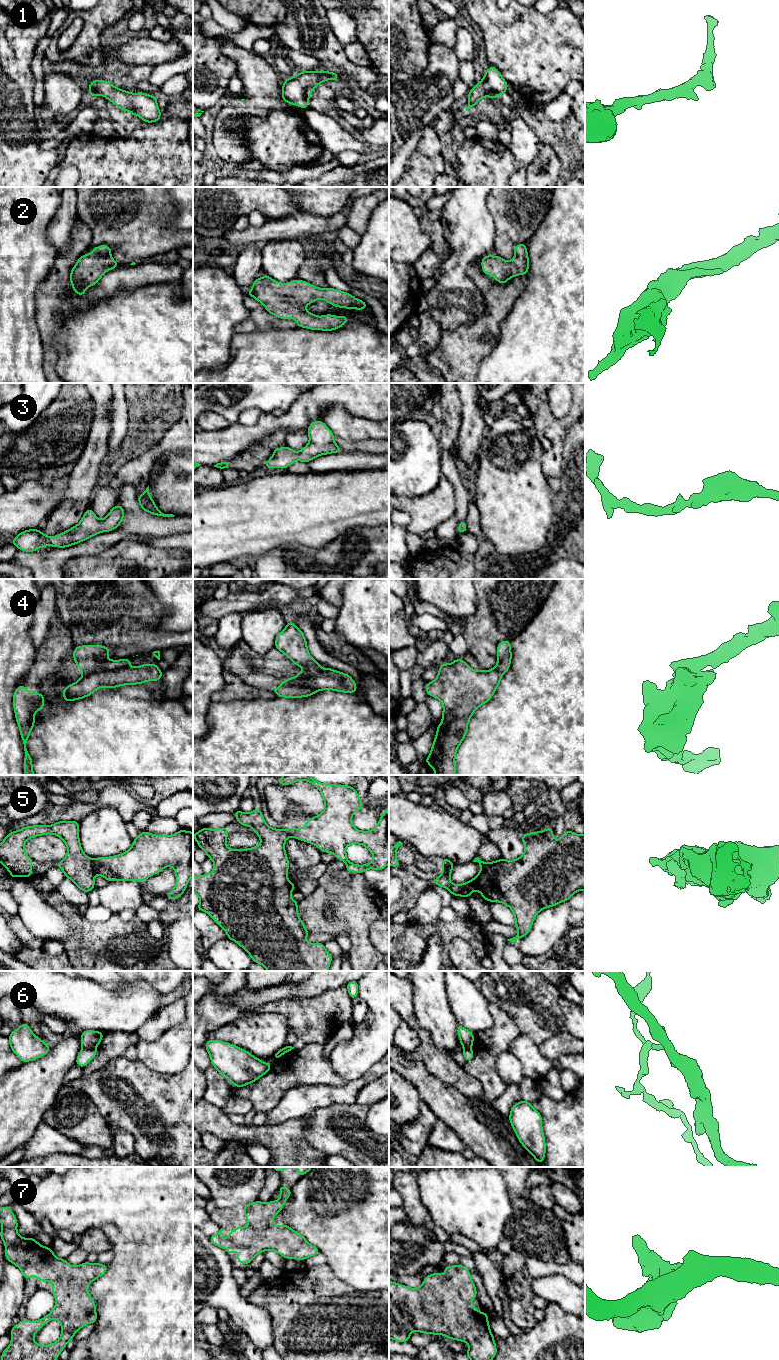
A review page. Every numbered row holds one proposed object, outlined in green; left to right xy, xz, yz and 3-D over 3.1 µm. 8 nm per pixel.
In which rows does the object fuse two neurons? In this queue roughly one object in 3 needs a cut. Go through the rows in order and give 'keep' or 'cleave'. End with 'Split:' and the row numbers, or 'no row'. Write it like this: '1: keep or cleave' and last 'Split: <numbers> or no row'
1: keep
2: keep
3: keep
4: cleave
5: cleave
6: cleave
7: keep
Split: 4, 5, 6

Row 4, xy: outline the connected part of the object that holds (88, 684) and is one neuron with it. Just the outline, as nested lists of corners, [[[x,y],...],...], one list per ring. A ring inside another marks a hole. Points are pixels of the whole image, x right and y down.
[[[142,664],[138,667],[124,667],[116,670],[98,671],[82,676],[78,681],[63,689],[66,702],[83,699],[101,687],[116,688],[123,685],[142,684],[161,680],[163,671],[157,664]]]

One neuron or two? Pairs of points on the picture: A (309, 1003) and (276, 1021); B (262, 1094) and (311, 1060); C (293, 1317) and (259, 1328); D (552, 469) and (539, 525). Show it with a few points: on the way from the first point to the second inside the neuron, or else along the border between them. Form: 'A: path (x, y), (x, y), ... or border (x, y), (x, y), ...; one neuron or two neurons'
A: border (261, 1013), (282, 1014), (285, 1017), (289, 1032); two neurons
B: path (274, 1084), (283, 1075), (294, 1075), (299, 1070); one neuron
C: border (258, 1305), (262, 1306), (270, 1315), (274, 1345); two neurons
D: border (542, 459), (542, 471), (546, 477); two neurons

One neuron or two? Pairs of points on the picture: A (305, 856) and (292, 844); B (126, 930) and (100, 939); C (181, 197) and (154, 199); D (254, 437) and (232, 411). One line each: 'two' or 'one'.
A: one
B: one
C: two
D: two

